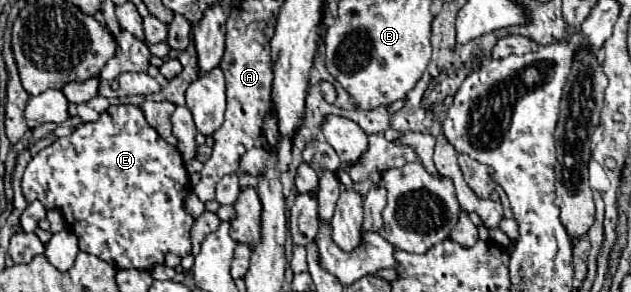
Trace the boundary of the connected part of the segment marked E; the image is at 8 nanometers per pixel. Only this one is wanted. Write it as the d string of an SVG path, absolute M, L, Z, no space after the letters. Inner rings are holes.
M109 106L99 120L77 126L71 136L57 138L29 160L21 186L27 202L39 200L47 210L59 210L67 228L77 234L79 248L109 262L115 270L151 270L155 264L165 262L165 254L169 252L181 258L191 254L191 226L195 218L187 214L183 206L189 194L189 174L179 150L167 144L157 130L145 122L145 114L141 114L139 106Z

